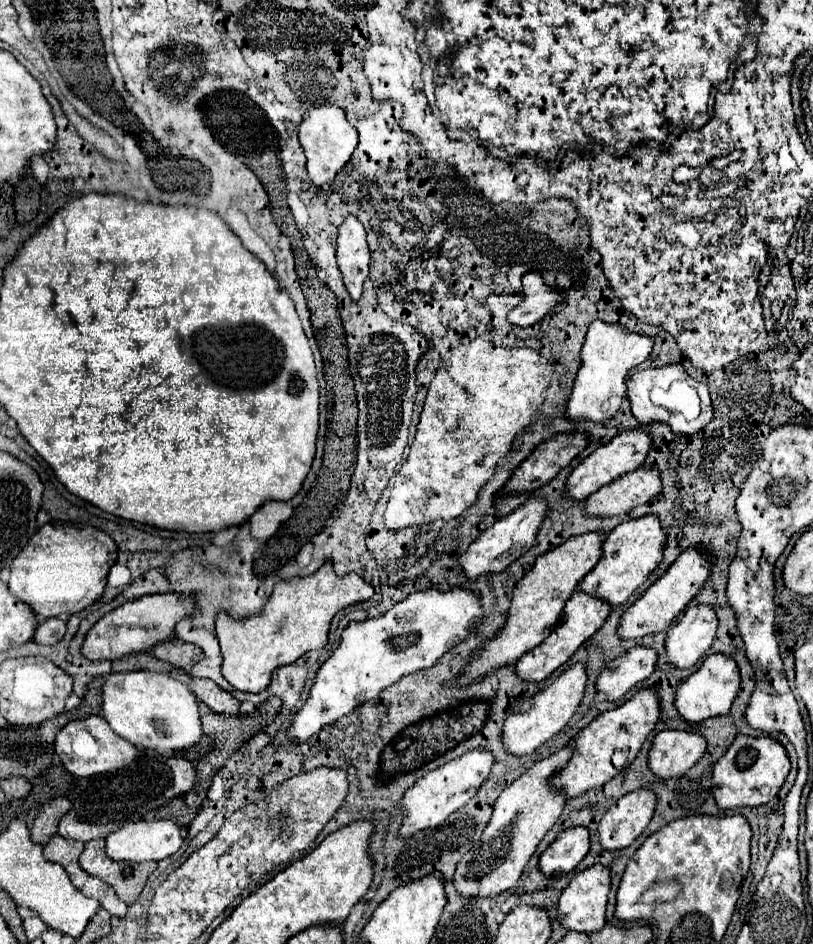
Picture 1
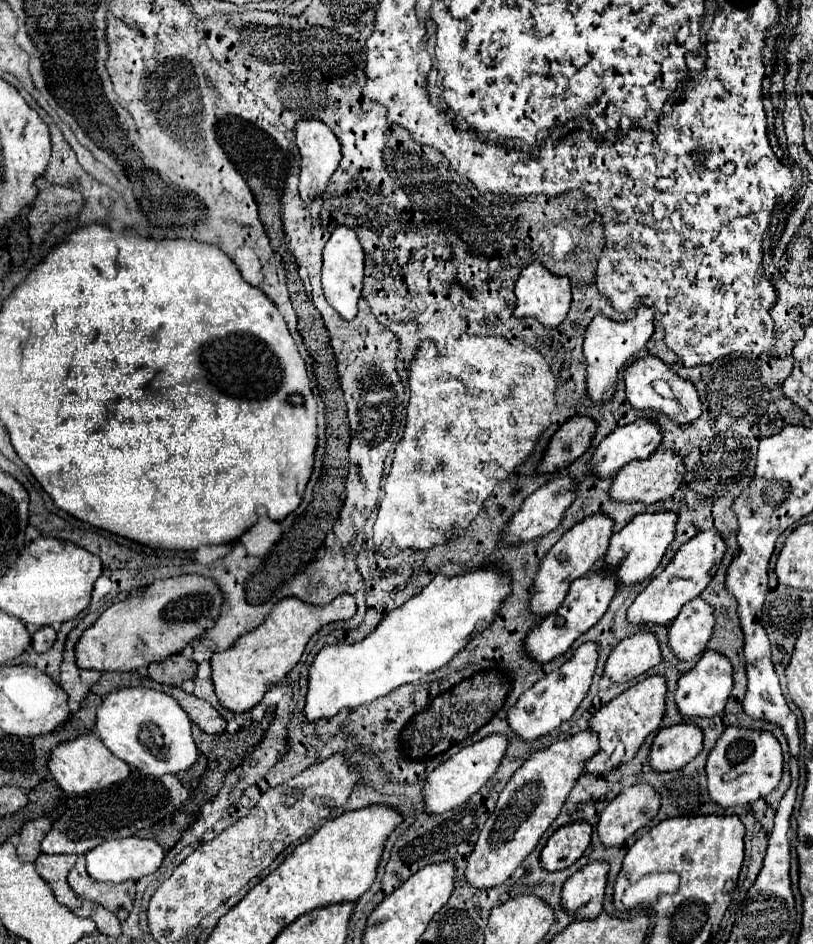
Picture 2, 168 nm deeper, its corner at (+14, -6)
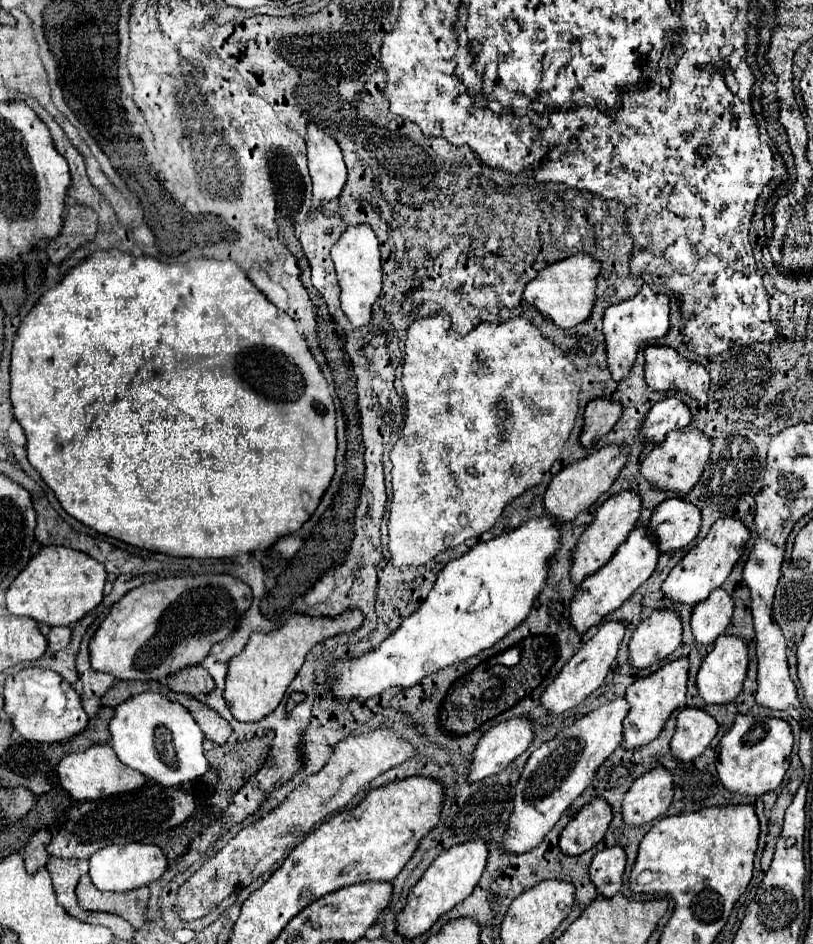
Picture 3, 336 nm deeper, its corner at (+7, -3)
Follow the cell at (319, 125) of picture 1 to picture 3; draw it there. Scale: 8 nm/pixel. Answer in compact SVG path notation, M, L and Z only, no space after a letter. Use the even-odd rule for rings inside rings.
M310 123L306 127L308 145L308 167L314 183L314 201L328 203L338 197L346 183L344 155L334 137L324 133L320 127Z

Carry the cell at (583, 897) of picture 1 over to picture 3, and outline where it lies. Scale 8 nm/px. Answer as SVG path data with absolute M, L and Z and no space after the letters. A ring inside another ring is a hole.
M610 847L600 851L590 863L590 881L596 893L604 899L614 897L620 891L626 865L626 853L622 847Z

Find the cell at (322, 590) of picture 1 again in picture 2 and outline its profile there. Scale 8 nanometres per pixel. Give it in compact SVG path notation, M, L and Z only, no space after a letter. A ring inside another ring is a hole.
M341 594L327 606L305 604L299 598L285 598L277 602L273 612L259 628L243 634L229 650L215 652L211 656L213 684L219 702L231 712L249 712L261 702L269 686L277 684L291 672L291 668L299 662L309 638L321 626L329 622L349 620L355 616L355 612L357 604L351 594Z

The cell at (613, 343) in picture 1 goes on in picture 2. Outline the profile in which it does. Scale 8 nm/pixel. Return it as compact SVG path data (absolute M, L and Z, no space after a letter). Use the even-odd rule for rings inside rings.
M639 304L635 318L625 322L615 322L605 316L595 316L587 328L583 354L587 360L587 394L593 402L605 402L611 400L617 384L617 374L625 366L627 360L631 360L651 338L655 326L653 326L653 310L645 304Z

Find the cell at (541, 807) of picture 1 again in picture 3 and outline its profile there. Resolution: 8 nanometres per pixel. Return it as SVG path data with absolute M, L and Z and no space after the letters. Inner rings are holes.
M624 699L602 705L578 719L572 727L564 727L552 741L540 745L530 755L516 785L514 811L510 815L502 841L504 851L522 855L542 843L546 833L556 825L564 811L592 783L596 769L620 745L622 721L626 713L628 703L624 703Z

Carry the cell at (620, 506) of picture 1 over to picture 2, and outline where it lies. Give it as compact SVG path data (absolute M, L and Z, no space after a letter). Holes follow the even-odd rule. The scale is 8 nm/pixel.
M659 446L647 460L633 460L625 464L613 478L611 484L611 498L619 502L645 502L653 504L659 500L665 500L675 494L675 490L681 486L685 476L685 462L683 458L669 448Z

